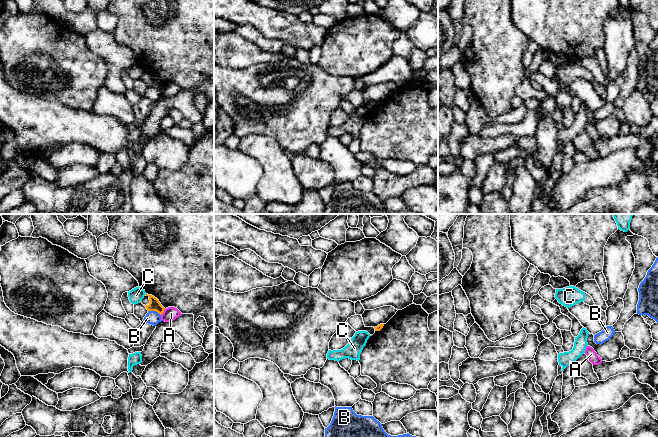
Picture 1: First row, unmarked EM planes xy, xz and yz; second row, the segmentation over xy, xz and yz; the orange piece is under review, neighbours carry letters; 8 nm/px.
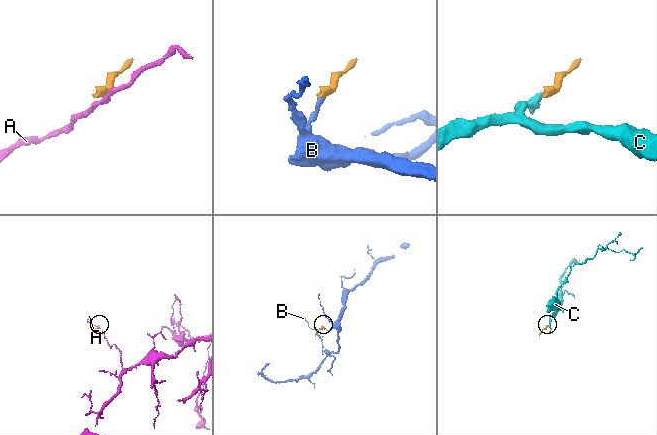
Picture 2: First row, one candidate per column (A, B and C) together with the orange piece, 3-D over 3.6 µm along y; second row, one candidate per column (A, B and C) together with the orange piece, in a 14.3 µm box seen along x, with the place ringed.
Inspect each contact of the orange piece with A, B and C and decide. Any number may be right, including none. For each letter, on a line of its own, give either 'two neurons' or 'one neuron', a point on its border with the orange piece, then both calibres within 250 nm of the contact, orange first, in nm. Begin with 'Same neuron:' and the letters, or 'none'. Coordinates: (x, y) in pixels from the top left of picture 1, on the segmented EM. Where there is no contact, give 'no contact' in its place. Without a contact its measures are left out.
Same neuron: none
A: two neurons; contact xy (162, 312); calibres 90 and 110 nm
B: two neurons; contact xy (154, 310); calibres 90 and 110 nm
C: two neurons; no contact

